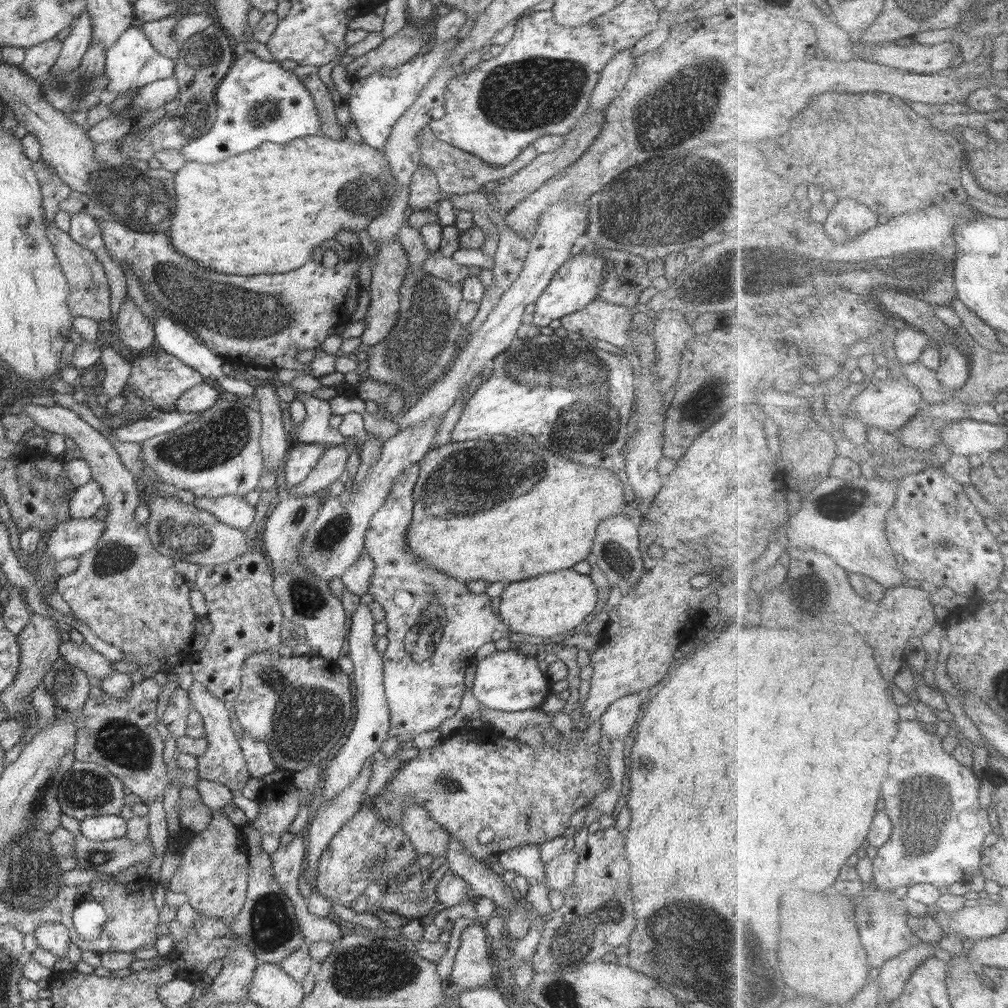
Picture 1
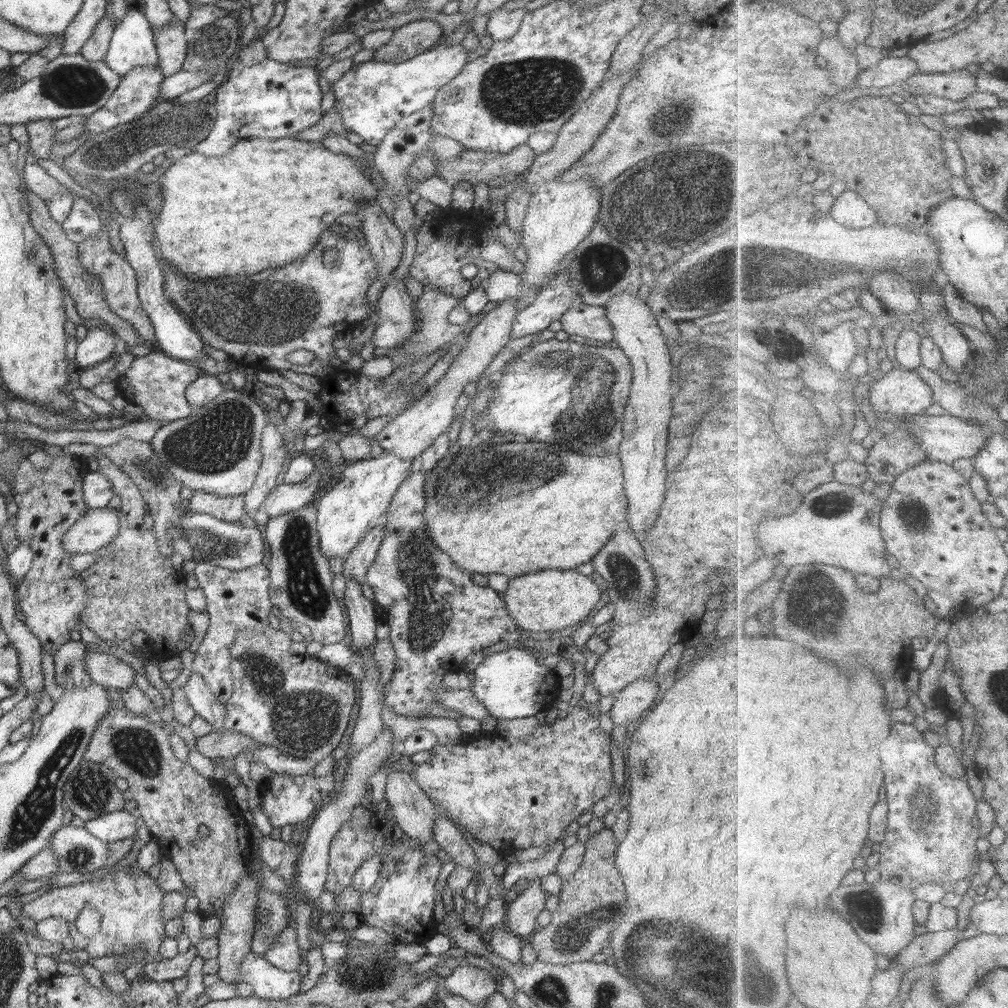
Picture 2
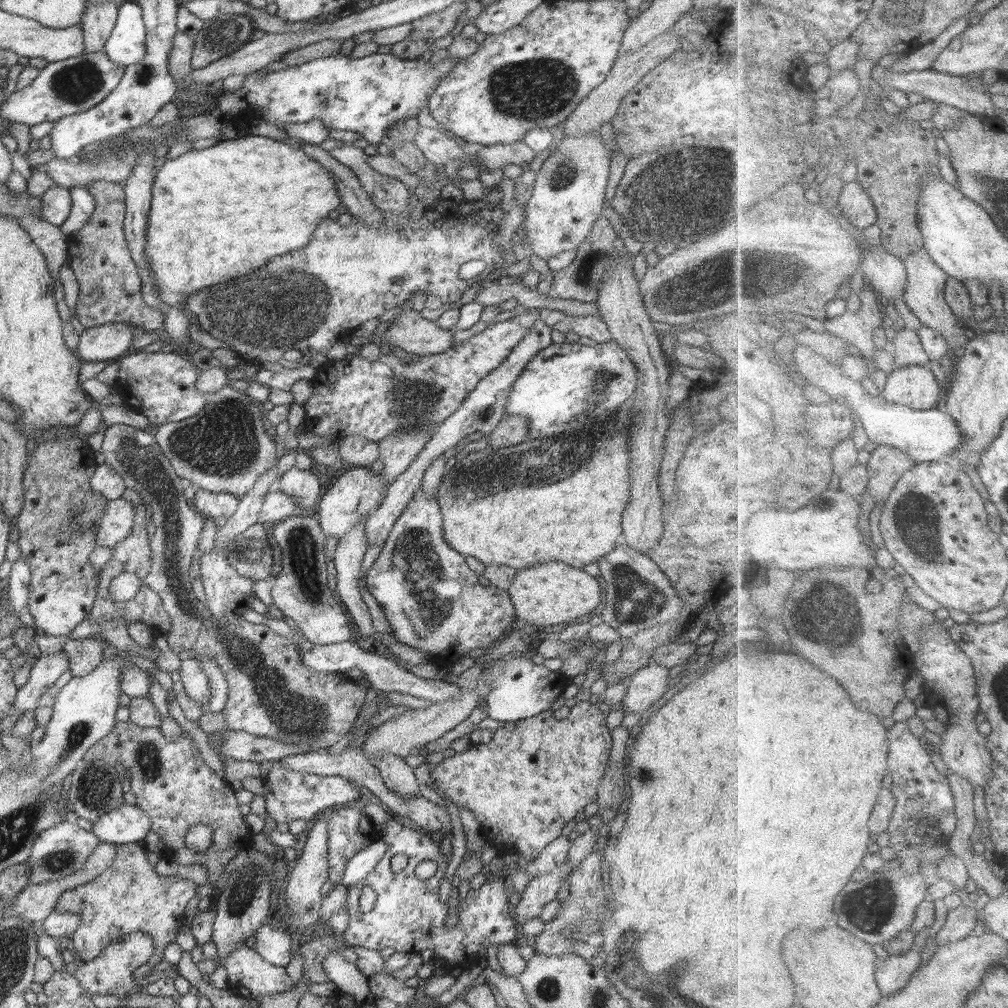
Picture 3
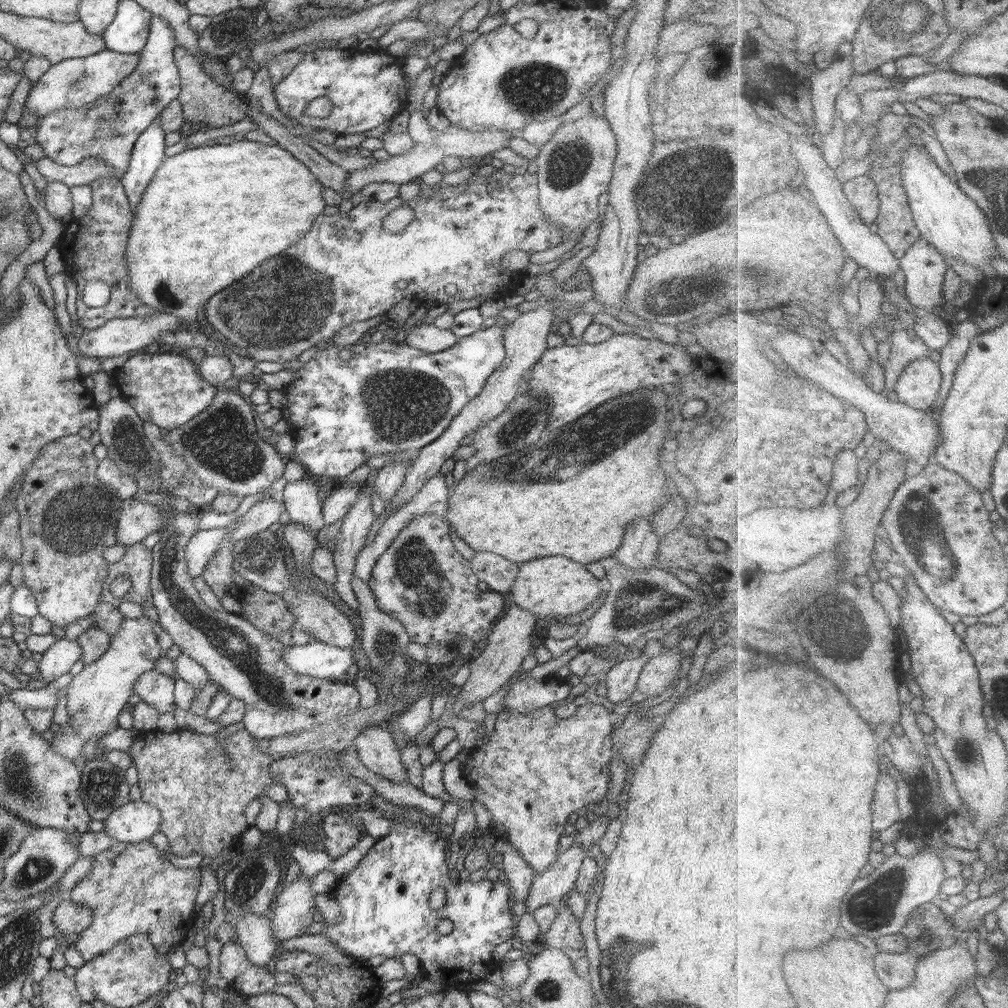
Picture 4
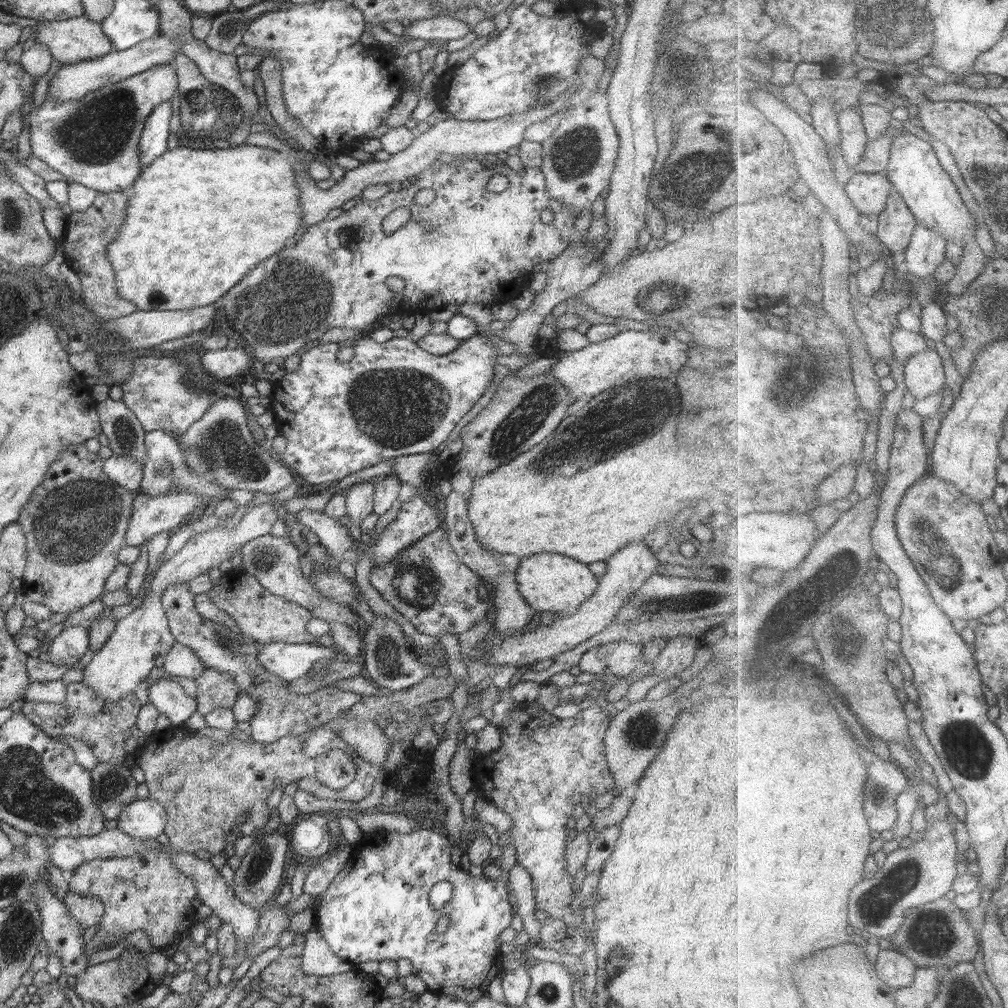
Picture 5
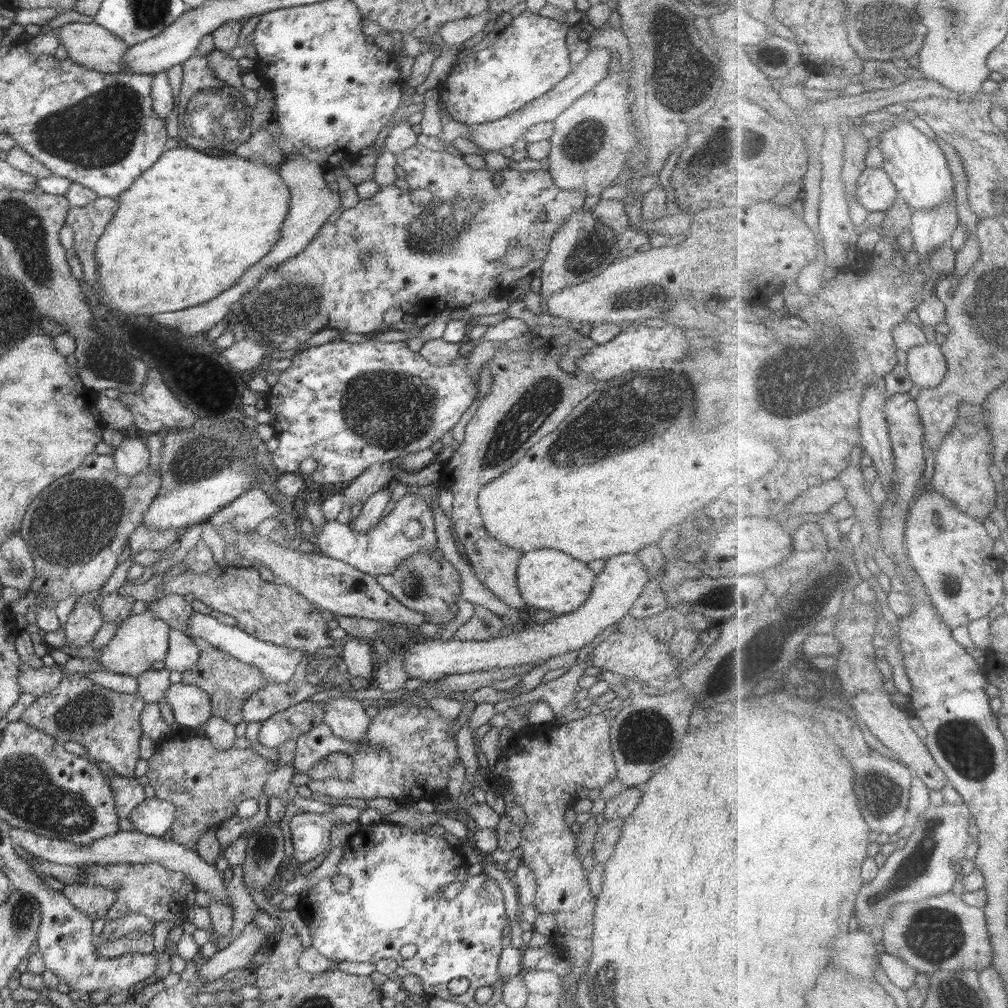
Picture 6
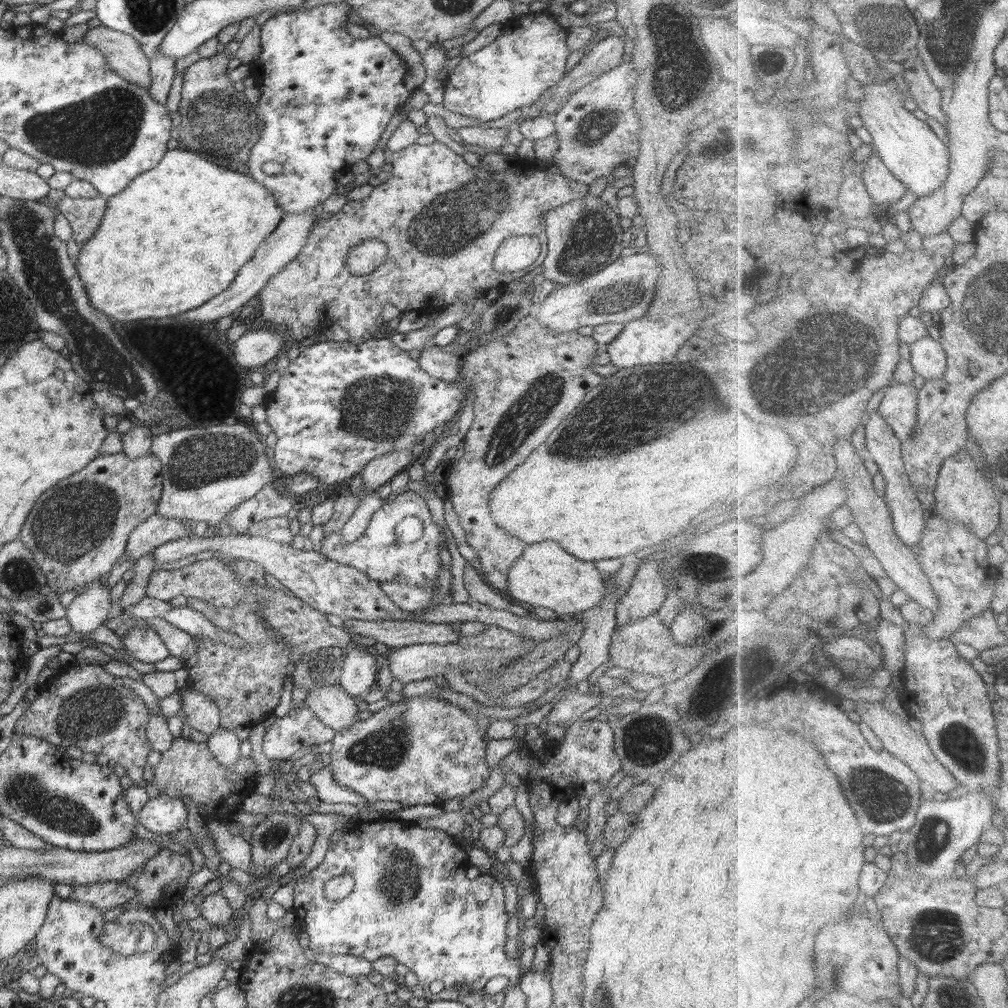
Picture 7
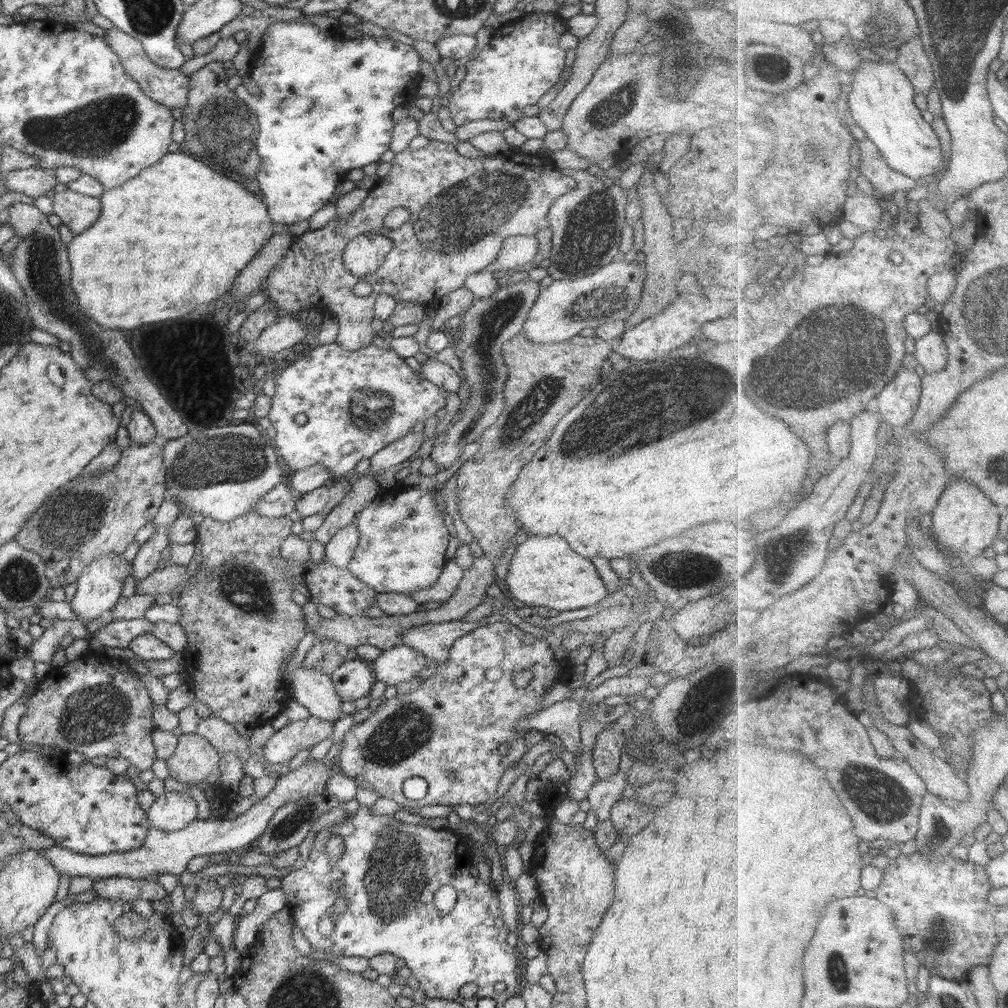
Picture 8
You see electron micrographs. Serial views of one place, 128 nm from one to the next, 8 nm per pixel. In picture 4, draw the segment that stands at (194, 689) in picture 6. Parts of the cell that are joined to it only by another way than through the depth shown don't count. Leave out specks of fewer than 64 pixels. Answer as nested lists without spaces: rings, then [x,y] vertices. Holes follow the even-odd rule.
[[[154,669],[144,672],[138,682],[134,684],[134,693],[140,695],[140,700],[154,706],[160,713],[173,712],[174,710],[174,679],[156,672]]]

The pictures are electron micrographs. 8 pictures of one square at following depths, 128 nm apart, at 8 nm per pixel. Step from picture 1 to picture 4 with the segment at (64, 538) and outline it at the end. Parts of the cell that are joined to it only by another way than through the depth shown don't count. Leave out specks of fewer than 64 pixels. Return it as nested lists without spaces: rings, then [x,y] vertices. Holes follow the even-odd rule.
[[[134,497],[122,500],[122,510],[118,516],[116,545],[132,546],[142,542],[146,536],[166,522],[161,504],[144,503]]]

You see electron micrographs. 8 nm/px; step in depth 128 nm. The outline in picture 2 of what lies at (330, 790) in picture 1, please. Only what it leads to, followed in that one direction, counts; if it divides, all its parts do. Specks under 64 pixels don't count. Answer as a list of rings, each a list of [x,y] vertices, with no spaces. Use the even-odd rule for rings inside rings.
[[[346,578],[344,602],[346,614],[350,618],[350,636],[353,649],[364,652],[364,649],[373,648],[377,641],[376,625],[381,621],[376,614],[372,601],[364,597],[361,584],[355,578]],[[364,664],[364,679],[360,682],[360,710],[351,736],[350,748],[345,756],[349,760],[386,729],[381,717],[379,680],[379,668],[368,668],[368,664]]]

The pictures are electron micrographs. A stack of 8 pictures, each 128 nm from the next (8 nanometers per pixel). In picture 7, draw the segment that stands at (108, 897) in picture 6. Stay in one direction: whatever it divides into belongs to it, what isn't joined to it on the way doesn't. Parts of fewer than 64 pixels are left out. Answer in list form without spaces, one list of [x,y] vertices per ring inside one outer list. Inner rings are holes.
[[[110,881],[72,886],[72,895],[69,898],[106,912],[117,906],[121,907],[134,896],[136,896],[134,887],[120,881]]]

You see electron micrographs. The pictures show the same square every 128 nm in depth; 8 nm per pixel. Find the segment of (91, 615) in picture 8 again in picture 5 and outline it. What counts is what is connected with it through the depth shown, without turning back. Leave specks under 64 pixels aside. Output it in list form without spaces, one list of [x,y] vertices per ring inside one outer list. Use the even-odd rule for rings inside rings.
[[[88,623],[66,627],[49,644],[50,662],[56,665],[72,666],[80,660],[90,646]]]

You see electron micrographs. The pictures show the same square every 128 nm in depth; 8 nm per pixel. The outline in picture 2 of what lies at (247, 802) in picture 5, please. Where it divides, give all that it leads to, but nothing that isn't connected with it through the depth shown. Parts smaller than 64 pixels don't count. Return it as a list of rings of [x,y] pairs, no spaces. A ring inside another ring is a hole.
[[[111,708],[110,712],[102,718],[102,722],[96,726],[90,742],[84,752],[84,760],[104,763],[112,770],[116,777],[128,781],[128,789],[134,795],[137,815],[144,819],[152,840],[159,846],[179,870],[185,889],[193,890],[194,896],[199,898],[198,911],[204,918],[219,916],[228,895],[236,887],[236,883],[242,877],[250,874],[248,862],[253,852],[253,839],[251,828],[242,818],[235,806],[235,800],[230,790],[223,781],[208,779],[190,766],[190,763],[180,760],[169,743],[169,733],[164,731],[154,722],[150,722],[142,714],[134,714],[128,708]],[[198,826],[206,826],[210,835],[202,839],[197,836]]]

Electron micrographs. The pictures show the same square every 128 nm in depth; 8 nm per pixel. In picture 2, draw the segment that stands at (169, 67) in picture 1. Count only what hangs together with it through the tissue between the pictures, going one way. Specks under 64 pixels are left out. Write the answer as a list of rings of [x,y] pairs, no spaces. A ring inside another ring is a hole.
[[[128,7],[122,21],[118,21],[118,24],[114,27],[109,49],[103,61],[121,77],[126,75],[130,69],[136,67],[159,65],[159,56],[154,44],[152,28],[142,11]]]

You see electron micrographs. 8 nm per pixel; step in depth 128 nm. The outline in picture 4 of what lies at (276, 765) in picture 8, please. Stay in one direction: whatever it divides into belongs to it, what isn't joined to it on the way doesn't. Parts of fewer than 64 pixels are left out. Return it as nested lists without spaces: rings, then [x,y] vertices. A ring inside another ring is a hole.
[[[167,503],[161,505],[161,508],[166,522],[158,528],[160,540],[151,549],[153,568],[150,582],[153,604],[158,610],[158,622],[170,634],[174,644],[179,646],[182,653],[190,656],[206,669],[212,682],[222,685],[231,698],[244,701],[246,713],[240,720],[244,724],[244,730],[256,739],[270,739],[312,730],[314,727],[330,721],[344,721],[350,715],[354,715],[360,707],[361,698],[356,685],[344,684],[338,680],[322,680],[292,672],[290,666],[282,660],[282,653],[288,646],[284,646],[280,640],[276,640],[275,636],[268,636],[268,634],[260,632],[256,626],[252,626],[242,616],[227,610],[218,612],[204,604],[197,588],[193,586],[193,579],[187,574],[188,562],[186,562],[186,554],[184,554],[186,543],[190,542],[194,533],[200,528],[201,515],[198,515],[198,508],[179,511]]]

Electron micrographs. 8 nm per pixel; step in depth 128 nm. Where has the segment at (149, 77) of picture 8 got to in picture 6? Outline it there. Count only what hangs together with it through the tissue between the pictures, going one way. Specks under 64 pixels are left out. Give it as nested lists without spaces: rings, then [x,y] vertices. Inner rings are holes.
[[[95,21],[64,24],[58,28],[58,39],[60,39],[60,45],[67,48],[68,57],[74,59],[80,66],[103,73],[128,73],[128,69],[124,69],[126,66],[124,54],[130,50],[131,46],[126,45],[122,38],[96,24]]]

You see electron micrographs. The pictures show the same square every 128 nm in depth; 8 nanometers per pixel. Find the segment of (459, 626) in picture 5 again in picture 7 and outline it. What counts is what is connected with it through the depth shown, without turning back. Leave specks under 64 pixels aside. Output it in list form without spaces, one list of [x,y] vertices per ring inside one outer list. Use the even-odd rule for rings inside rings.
[[[438,580],[422,587],[386,582],[380,584],[380,588],[382,588],[392,602],[396,602],[396,606],[398,606],[400,610],[418,612],[418,610],[423,610],[424,607],[431,604],[433,596],[436,596],[436,585],[438,585]]]

